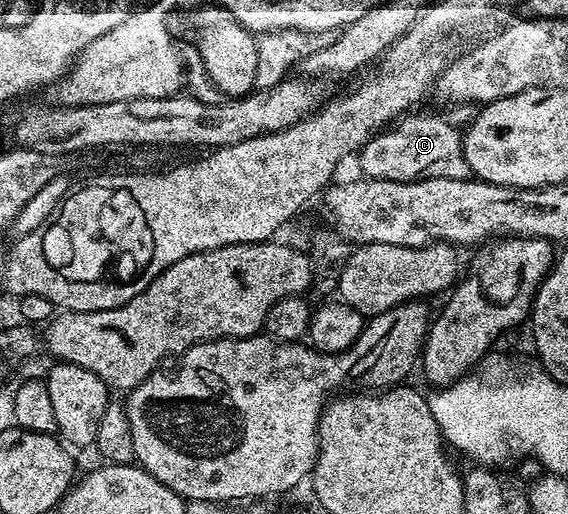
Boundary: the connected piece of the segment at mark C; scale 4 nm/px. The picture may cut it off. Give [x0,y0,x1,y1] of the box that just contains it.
[359,113,470,182]

